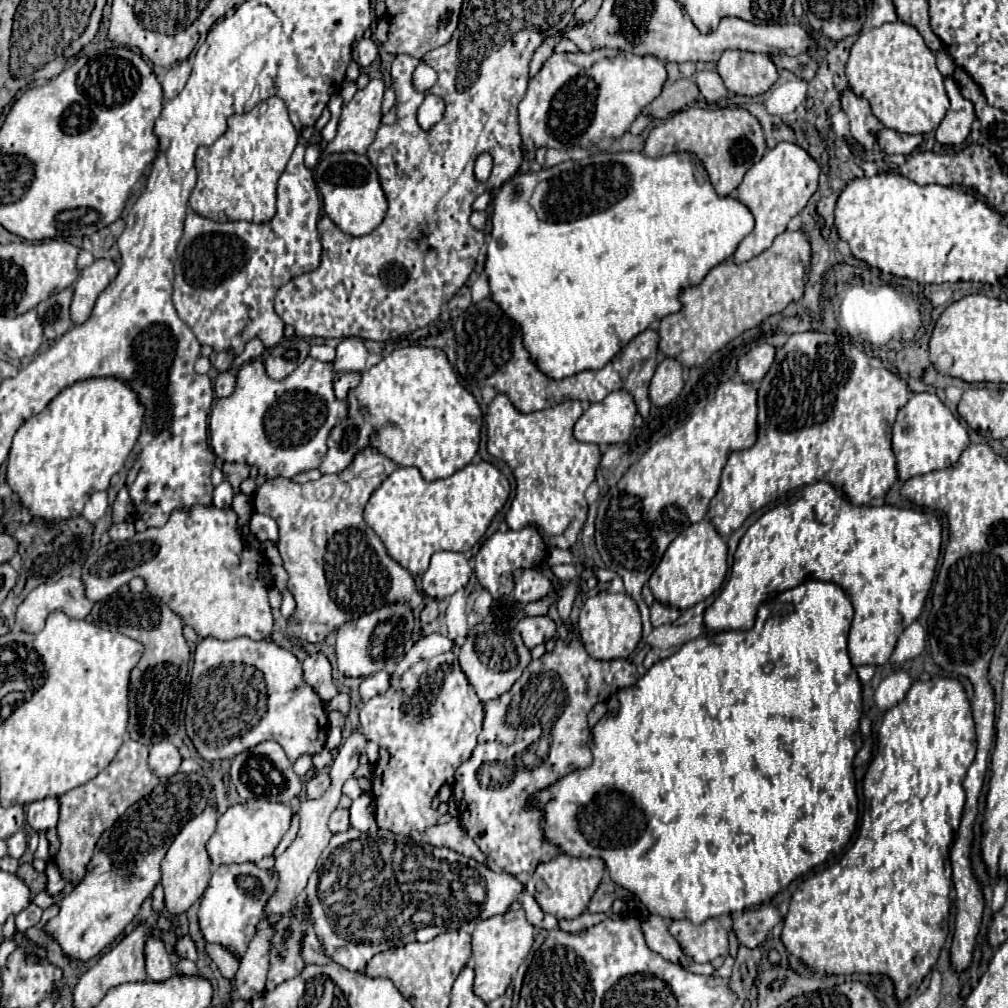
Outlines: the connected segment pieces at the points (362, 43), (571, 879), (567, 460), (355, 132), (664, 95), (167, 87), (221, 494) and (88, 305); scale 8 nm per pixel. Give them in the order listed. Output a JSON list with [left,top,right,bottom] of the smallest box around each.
[[354,37,378,67],[534,853,604,919],[484,393,600,543],[326,79,382,153],[650,79,700,119],[162,61,190,101],[214,481,232,507],[70,259,118,323]]

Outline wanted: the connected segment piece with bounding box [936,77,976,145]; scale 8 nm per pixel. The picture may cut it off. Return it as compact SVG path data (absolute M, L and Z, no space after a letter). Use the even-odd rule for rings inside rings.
M952 77L944 79L946 93L950 97L950 109L942 119L940 127L936 129L936 141L942 145L960 145L970 135L970 125L976 119L972 101L964 99L960 87Z

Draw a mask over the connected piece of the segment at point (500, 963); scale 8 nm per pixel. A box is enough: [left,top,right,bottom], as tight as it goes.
[472,905,534,1003]

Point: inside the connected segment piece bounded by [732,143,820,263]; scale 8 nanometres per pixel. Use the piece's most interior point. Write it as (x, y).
(778, 187)

